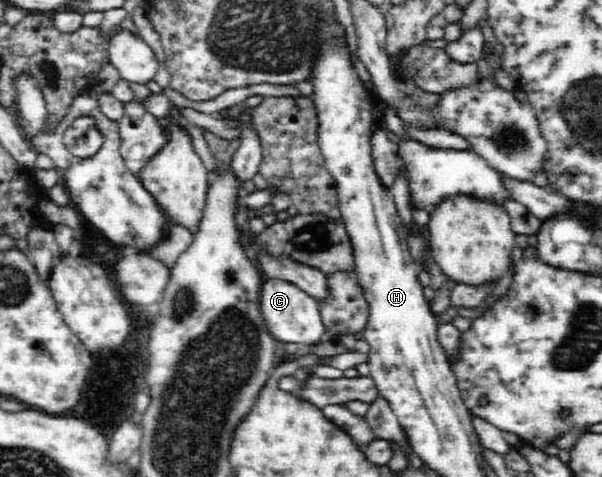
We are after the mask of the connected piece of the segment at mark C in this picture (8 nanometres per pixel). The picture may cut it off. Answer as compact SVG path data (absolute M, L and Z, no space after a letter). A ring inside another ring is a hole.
M263 277L259 284L259 312L265 321L266 328L279 343L301 342L313 345L321 341L323 323L319 316L317 301L303 289L289 280Z

